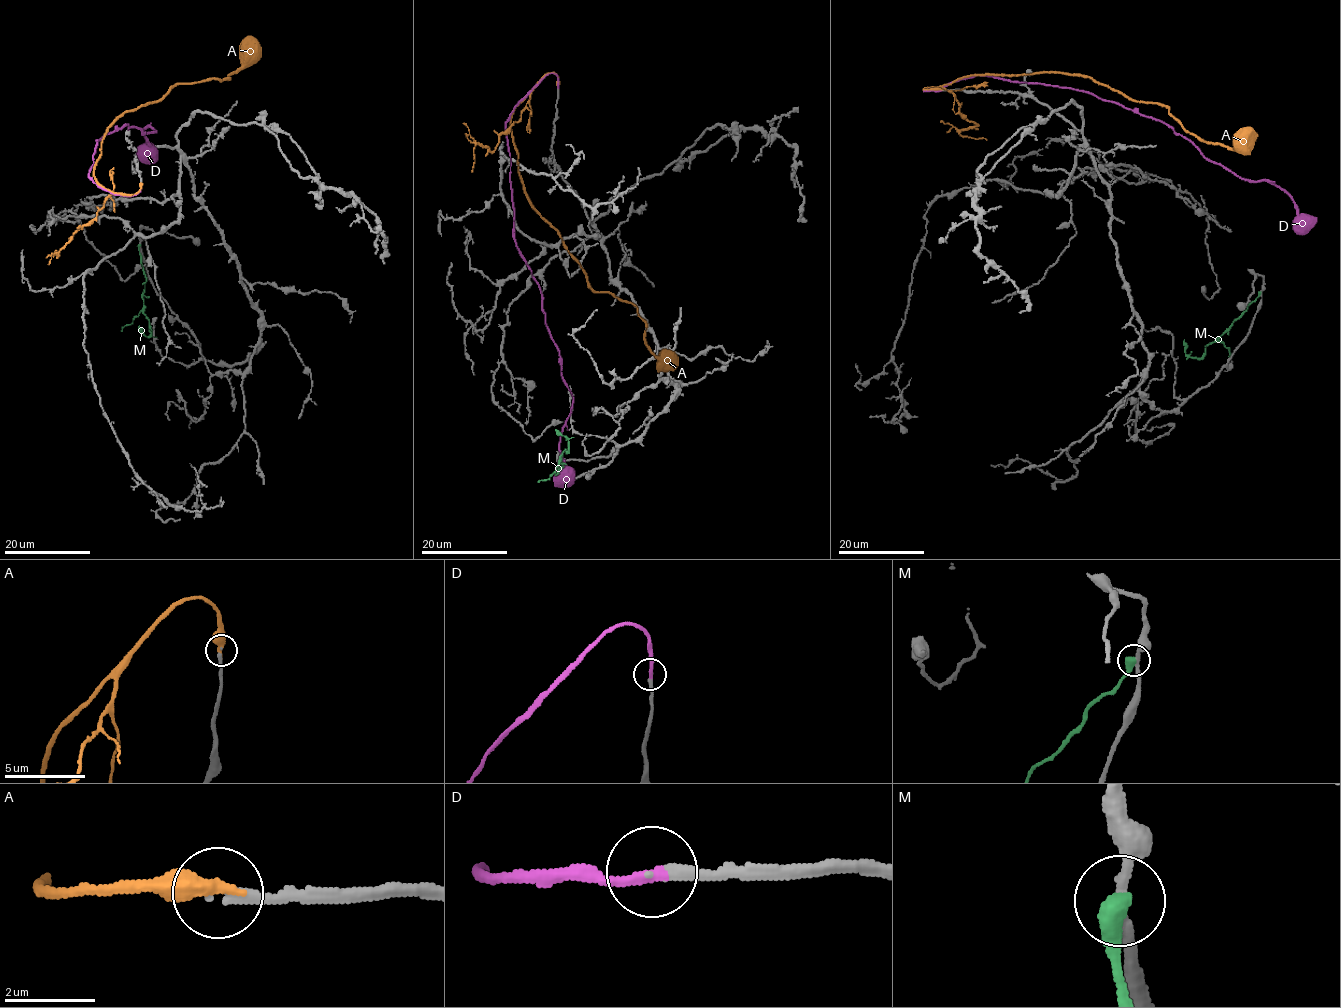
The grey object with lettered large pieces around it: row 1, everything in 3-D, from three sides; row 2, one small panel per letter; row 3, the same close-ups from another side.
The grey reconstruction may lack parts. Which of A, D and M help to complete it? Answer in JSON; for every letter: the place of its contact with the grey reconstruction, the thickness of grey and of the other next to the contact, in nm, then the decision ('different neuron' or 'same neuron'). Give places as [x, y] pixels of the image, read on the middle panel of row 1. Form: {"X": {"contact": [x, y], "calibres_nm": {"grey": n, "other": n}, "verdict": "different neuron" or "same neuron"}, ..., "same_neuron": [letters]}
{"A": {"contact": [558, 86], "calibres_nm": {"grey": 200, "other": 480}, "verdict": "different neuron"}, "D": {"contact": [557, 86], "calibres_nm": {"grey": 200, "other": 240}, "verdict": "same neuron"}, "M": {"contact": [556, 474], "calibres_nm": {"grey": 220, "other": 500}, "verdict": "different neuron"}, "same_neuron": ["D"]}

